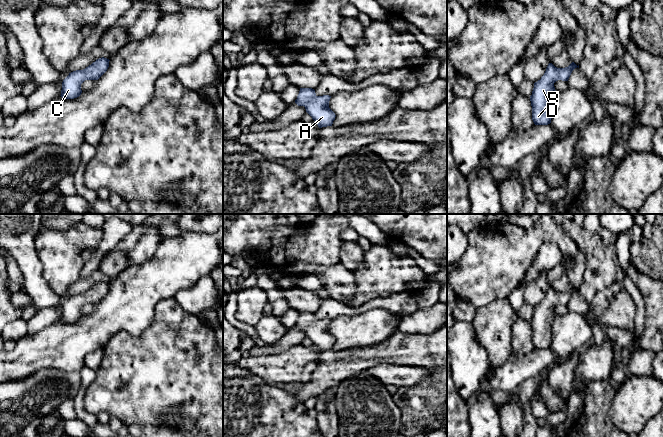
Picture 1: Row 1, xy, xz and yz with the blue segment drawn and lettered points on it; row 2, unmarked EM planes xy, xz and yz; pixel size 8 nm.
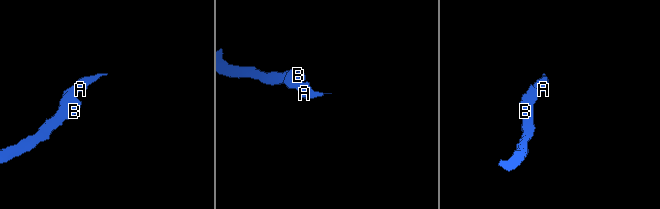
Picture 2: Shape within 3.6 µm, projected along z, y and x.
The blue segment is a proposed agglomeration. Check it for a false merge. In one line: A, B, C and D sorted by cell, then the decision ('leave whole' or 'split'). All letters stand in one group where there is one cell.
A B C D | leave whole

